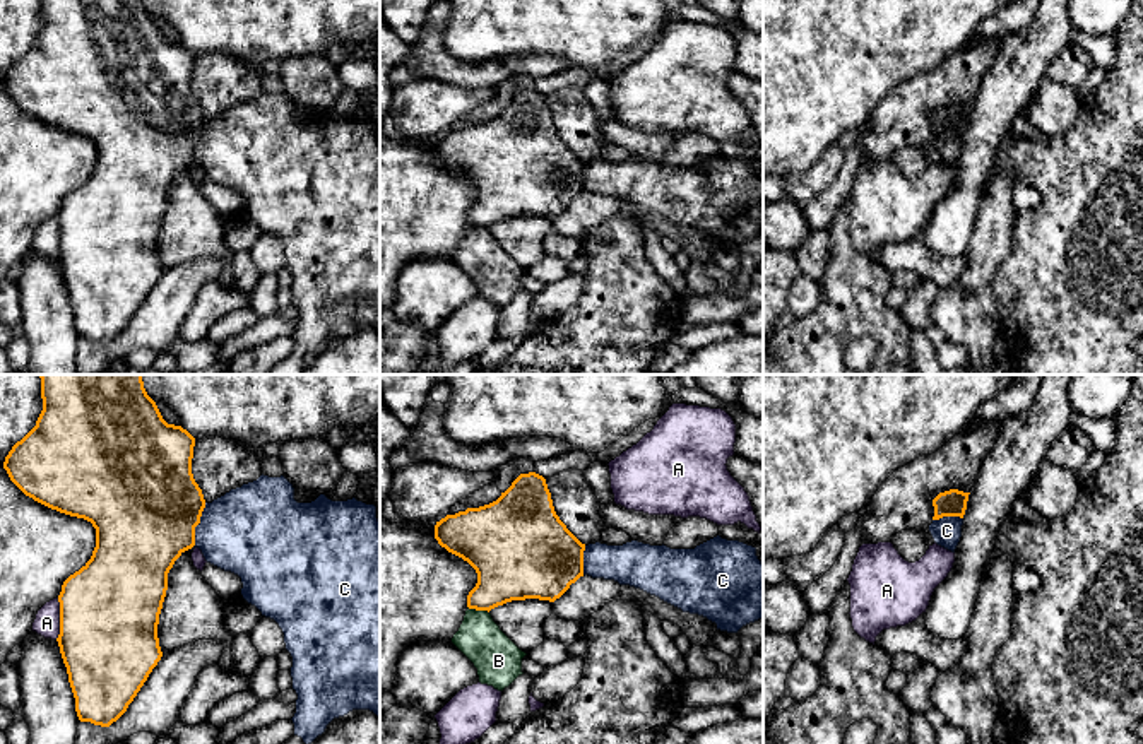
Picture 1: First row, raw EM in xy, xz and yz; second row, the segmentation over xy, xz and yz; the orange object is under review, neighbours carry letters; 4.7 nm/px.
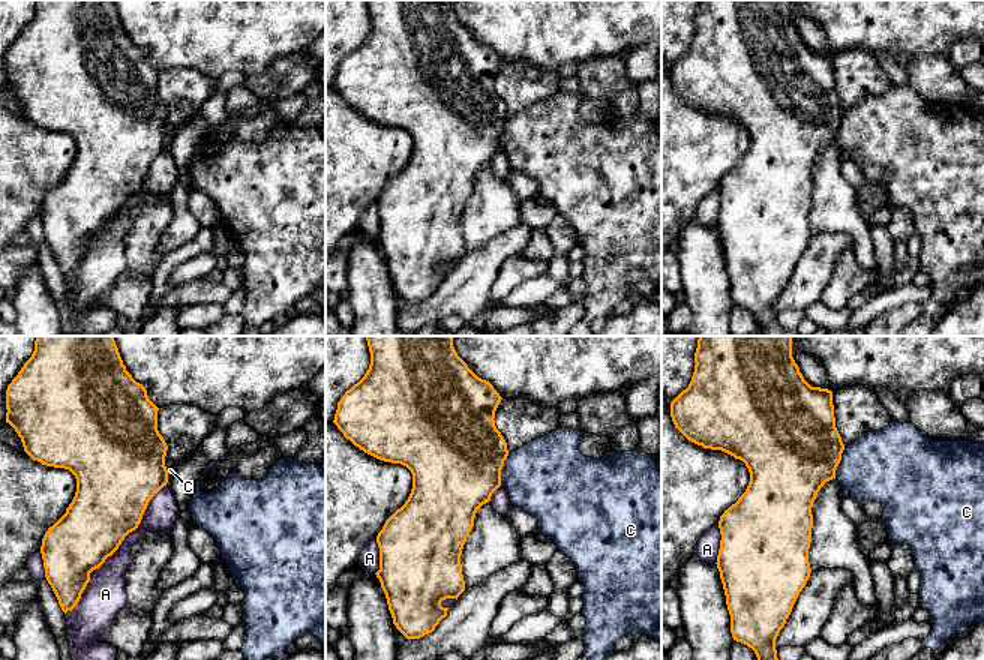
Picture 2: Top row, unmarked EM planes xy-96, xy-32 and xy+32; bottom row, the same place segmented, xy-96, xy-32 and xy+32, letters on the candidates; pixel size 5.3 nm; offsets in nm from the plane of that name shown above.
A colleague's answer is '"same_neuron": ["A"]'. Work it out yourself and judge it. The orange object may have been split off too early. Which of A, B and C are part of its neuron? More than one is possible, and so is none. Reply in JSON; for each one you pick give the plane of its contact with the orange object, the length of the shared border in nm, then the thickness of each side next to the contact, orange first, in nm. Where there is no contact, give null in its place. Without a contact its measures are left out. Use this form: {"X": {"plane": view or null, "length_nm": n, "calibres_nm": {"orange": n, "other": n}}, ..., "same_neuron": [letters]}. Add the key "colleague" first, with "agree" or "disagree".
{"colleague": "disagree", "same_neuron": []}

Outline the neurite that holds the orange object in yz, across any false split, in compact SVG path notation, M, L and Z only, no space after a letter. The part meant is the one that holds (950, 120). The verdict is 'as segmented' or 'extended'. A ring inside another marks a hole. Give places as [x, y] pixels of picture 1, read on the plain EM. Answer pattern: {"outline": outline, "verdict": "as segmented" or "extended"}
{"outline": "M950 106L950 108L939 109L933 116L933 123L934 123L933 137L939 137L943 133L963 135L965 127L967 127L968 111L970 109L963 109L958 106Z", "verdict": "as segmented"}

